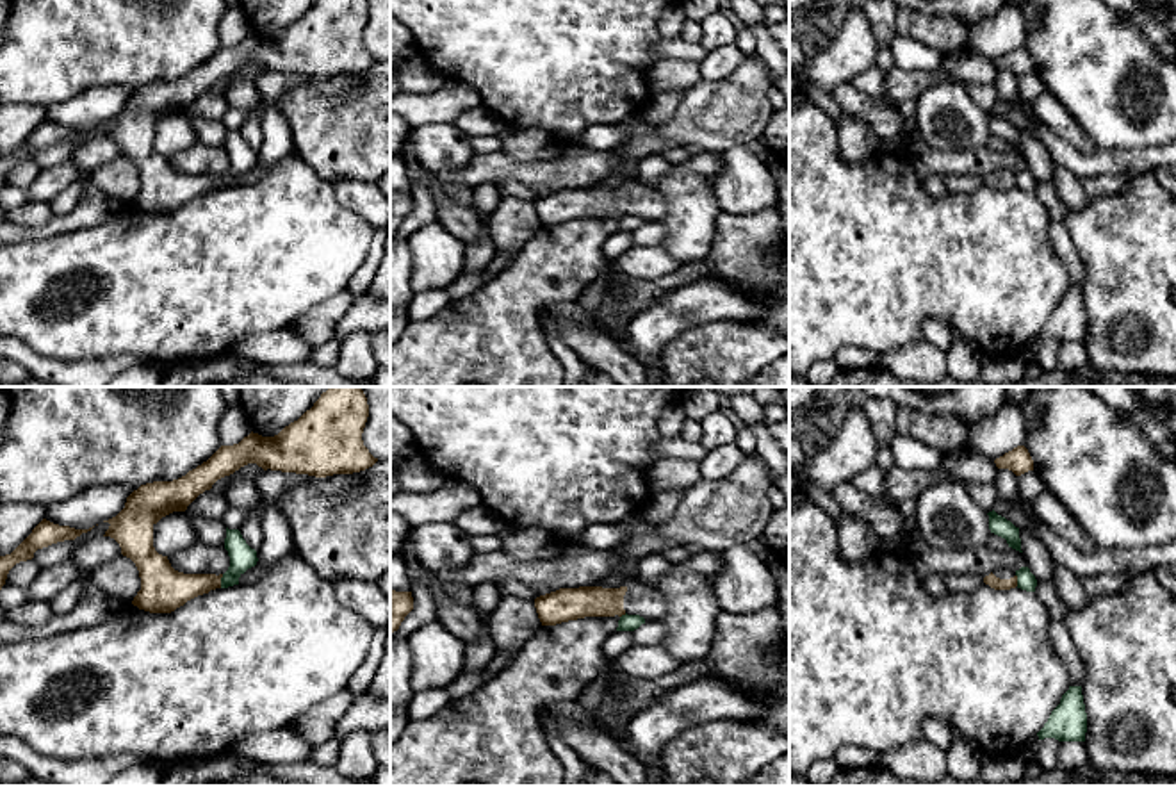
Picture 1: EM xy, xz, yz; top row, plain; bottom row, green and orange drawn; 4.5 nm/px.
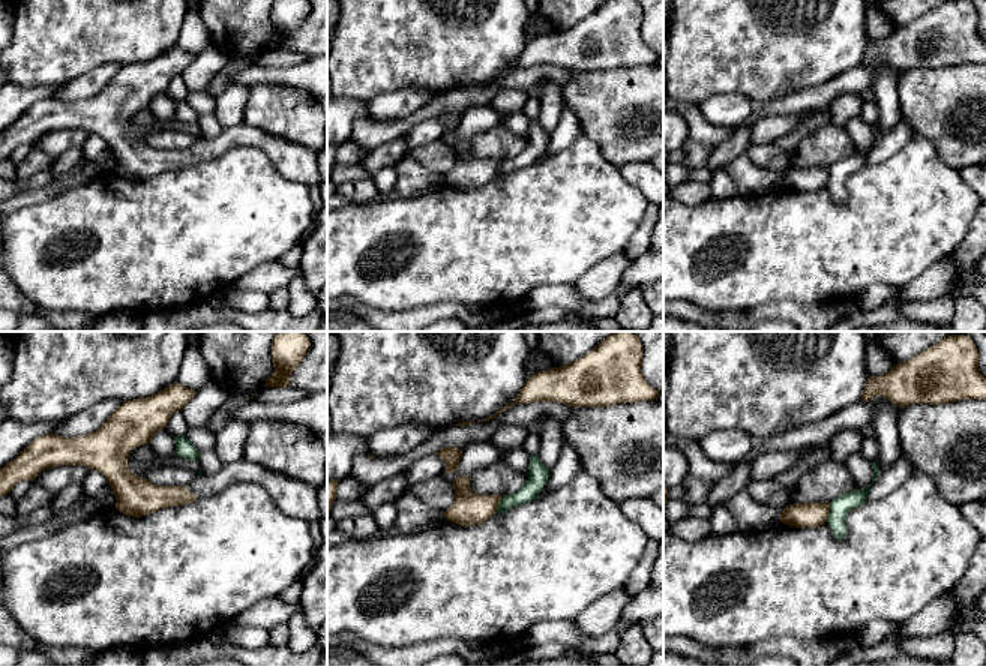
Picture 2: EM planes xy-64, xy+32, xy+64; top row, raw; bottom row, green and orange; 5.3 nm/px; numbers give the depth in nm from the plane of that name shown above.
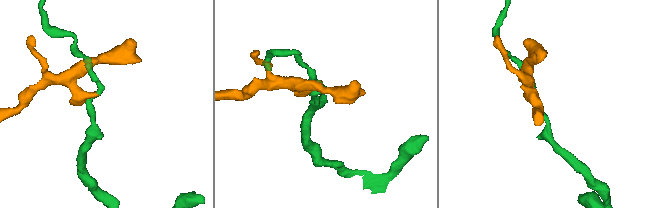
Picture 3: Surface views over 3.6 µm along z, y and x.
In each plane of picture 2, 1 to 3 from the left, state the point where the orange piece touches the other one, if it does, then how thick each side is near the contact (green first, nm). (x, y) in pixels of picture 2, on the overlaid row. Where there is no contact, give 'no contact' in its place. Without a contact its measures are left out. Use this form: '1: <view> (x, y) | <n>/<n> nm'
1: no contact
2: xy+32 (499, 503) | 110/180 nm
3: xy+64 (829, 512) | 110/140 nm

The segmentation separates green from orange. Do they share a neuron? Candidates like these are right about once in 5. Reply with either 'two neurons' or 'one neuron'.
two neurons

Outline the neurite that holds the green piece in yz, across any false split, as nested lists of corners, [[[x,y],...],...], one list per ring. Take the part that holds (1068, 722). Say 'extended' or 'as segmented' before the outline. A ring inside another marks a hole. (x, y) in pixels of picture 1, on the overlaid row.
as segmented; [[[1069,686],[1037,736],[1039,740],[1055,738],[1058,741],[1085,741],[1085,733],[1087,713],[1082,686]]]

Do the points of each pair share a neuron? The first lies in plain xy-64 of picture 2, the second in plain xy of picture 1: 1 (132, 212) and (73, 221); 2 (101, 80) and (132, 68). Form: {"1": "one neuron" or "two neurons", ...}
{"1": "two neurons", "2": "two neurons"}

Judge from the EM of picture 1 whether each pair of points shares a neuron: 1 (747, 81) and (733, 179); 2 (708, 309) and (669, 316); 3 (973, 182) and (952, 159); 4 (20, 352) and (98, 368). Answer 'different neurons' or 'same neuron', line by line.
1: different neurons
2: same neuron
3: different neurons
4: same neuron

